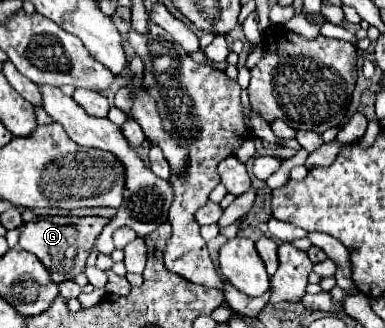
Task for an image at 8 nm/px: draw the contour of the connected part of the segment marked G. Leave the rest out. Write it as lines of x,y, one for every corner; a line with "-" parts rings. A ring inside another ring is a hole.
37,216
35,220
23,224
19,248
35,254
49,270
51,278
59,284
63,280
73,280
85,270
85,260
91,252
91,246
107,224
109,218
105,216

